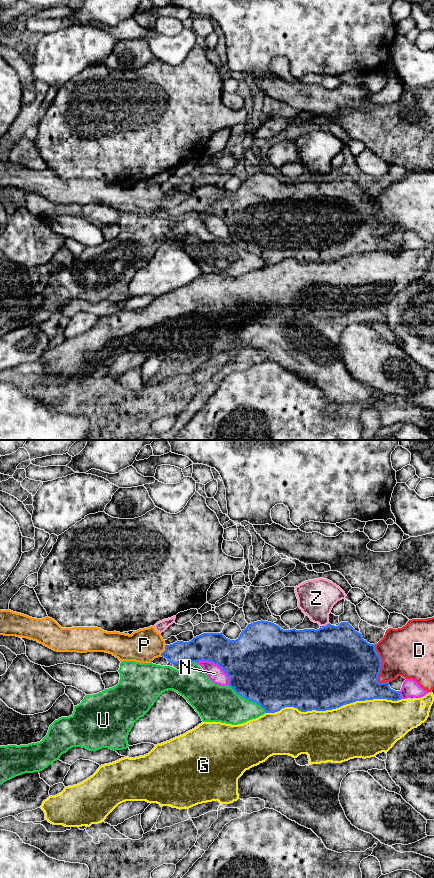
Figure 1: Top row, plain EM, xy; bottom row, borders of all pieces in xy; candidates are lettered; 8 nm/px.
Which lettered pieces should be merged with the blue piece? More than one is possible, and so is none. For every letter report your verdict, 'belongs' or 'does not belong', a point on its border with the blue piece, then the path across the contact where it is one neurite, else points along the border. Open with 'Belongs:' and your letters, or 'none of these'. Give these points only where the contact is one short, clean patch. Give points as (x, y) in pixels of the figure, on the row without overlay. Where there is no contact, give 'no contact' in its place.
Belongs: P
D: does not belong; meets blue in xy at (380, 220)
G: does not belong; meets blue in xy at (333, 260)
N: does not belong; meets blue in xy at (217, 216)
P: belongs; meets blue in xy at (165, 202); runs through xy (195, 202), (165, 202), (151, 197), (144, 197)
U: does not belong; meets blue in xy at (247, 251)
Z: does not belong; meets blue in xy at (324, 178); border along xy (329, 175), (320, 178)

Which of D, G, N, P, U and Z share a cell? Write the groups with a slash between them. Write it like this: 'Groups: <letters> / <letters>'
Groups: D / G / N / P / U / Z

